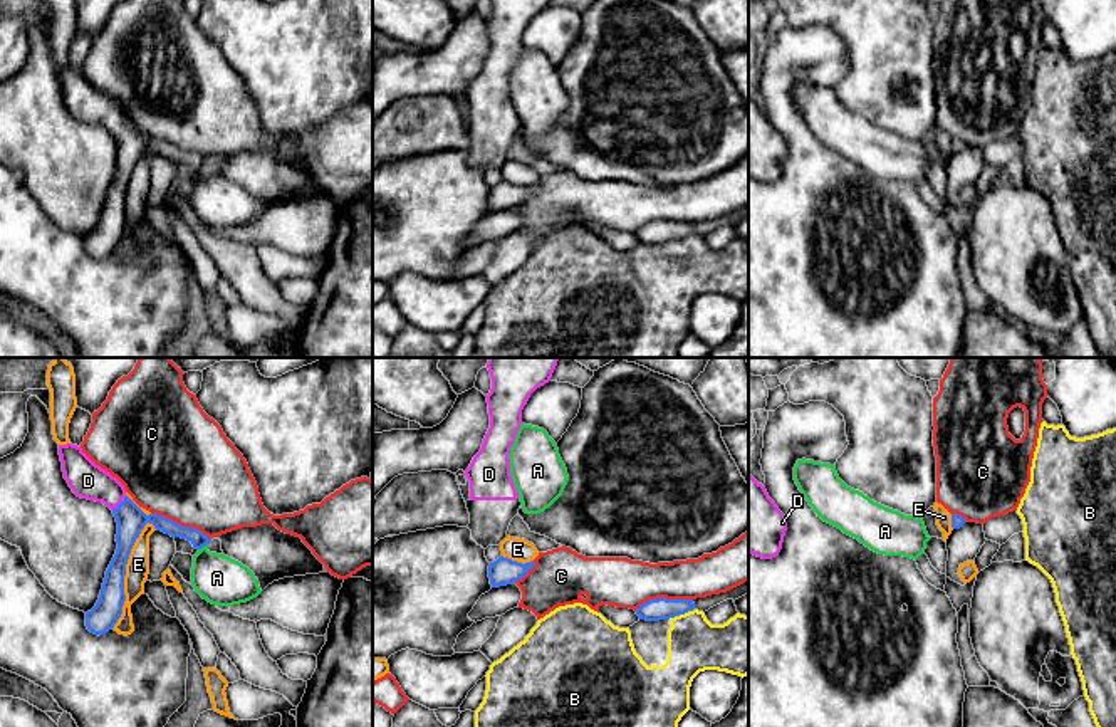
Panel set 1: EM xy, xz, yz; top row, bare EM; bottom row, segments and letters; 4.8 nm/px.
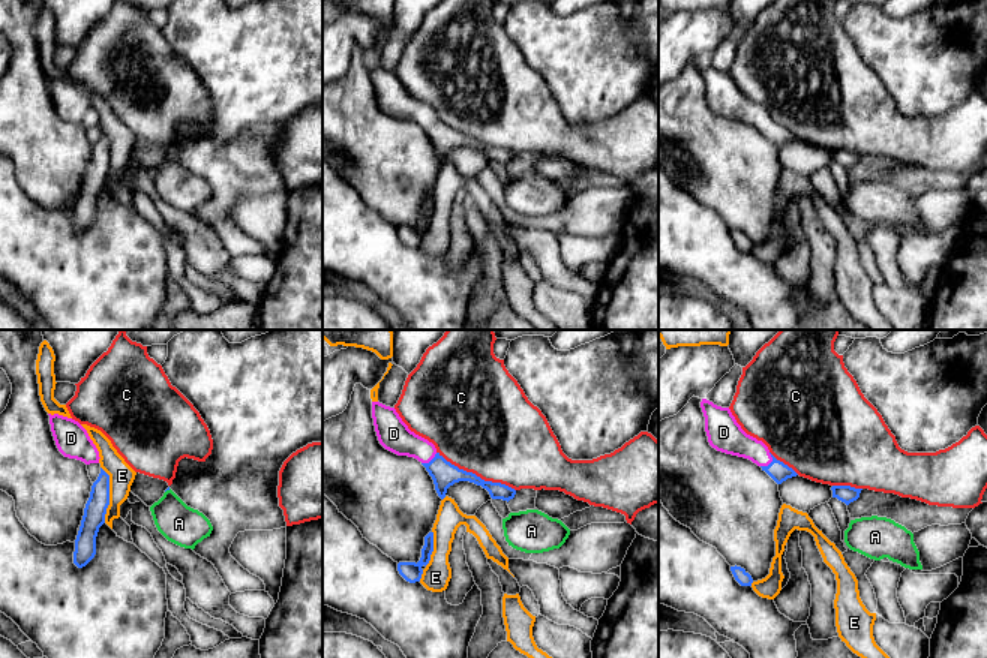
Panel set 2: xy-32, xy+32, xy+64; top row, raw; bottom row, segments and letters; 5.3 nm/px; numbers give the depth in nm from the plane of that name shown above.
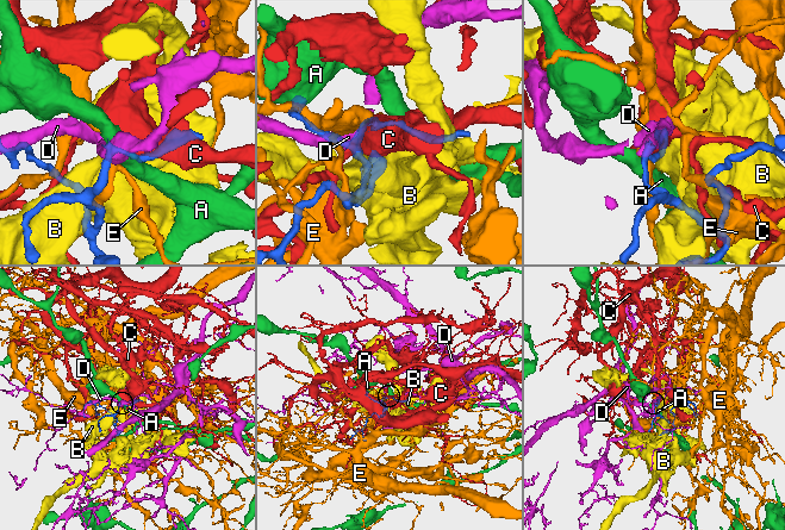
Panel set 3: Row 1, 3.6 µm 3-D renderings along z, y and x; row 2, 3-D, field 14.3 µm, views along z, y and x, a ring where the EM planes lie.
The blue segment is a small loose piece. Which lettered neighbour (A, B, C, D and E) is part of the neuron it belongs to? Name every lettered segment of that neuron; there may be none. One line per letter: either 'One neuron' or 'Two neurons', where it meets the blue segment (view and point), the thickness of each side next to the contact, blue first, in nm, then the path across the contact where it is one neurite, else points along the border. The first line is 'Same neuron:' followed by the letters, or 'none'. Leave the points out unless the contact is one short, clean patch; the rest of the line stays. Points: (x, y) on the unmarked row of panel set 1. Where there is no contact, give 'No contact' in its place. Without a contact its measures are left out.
Same neuron: D
A: Two neurons. Touches blue at xy (202, 170). Thickness 80 nm (blue) against 240 nm. Boundary: xy (207, 167), (198, 173)
B: Two neurons. Touches blue at xz (680, 237). Thickness 110 nm (blue) against 260 nm
C: Two neurons. Touches blue at xy (182, 150). Thickness 140 nm (blue) against 480 nm
D: One neuron. Touches blue at xy (119, 128). Thickness 140 nm (blue) against 180 nm. Path across: xy (130, 141), (119, 128), (101, 109), (88, 104)
E: Two neurons. Touches blue at xy (125, 198). Thickness 140 nm (blue) against 110 nm

